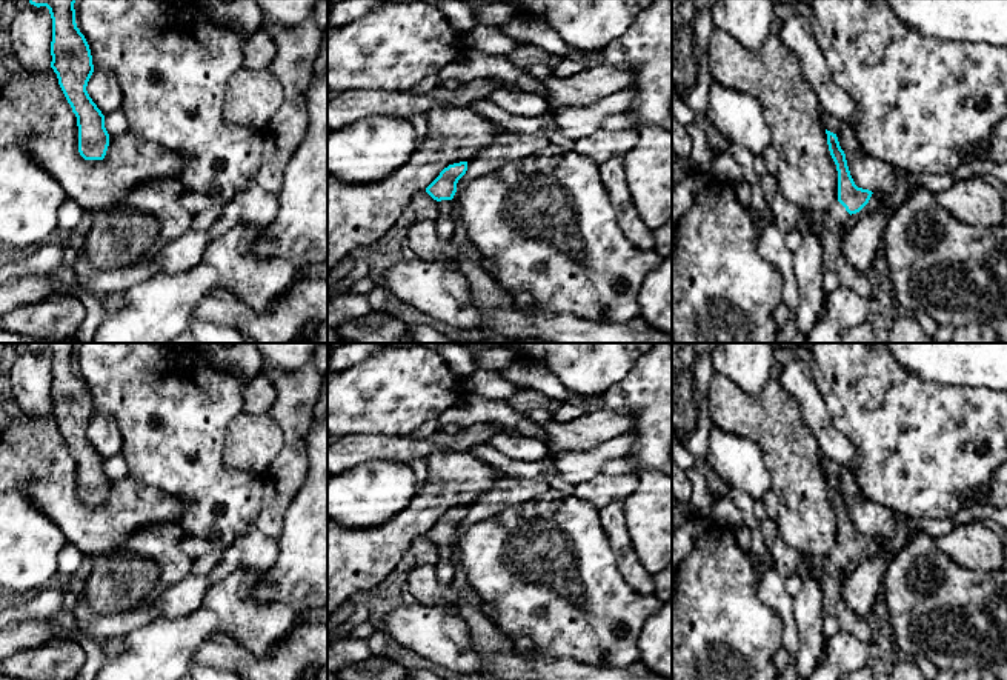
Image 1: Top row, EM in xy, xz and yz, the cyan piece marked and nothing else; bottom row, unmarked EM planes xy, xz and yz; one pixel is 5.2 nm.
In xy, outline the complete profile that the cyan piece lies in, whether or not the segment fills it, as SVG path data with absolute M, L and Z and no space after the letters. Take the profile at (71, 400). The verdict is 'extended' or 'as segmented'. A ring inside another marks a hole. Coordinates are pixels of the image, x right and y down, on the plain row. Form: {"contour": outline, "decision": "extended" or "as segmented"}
{"contour": "M28 343L46 351L52 363L51 412L77 462L78 497L85 505L103 505L109 491L105 460L89 442L86 431L94 417L92 400L75 368L75 343Z", "decision": "as segmented"}

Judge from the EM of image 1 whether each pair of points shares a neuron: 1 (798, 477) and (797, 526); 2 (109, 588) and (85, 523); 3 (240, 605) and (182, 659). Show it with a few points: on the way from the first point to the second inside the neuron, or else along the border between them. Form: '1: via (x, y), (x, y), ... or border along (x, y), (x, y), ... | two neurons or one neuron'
1: via (798, 490), (797, 514) | one neuron
2: border along (105, 554), (88, 562) | two neurons
3: via (223, 611), (191, 642) | one neuron

